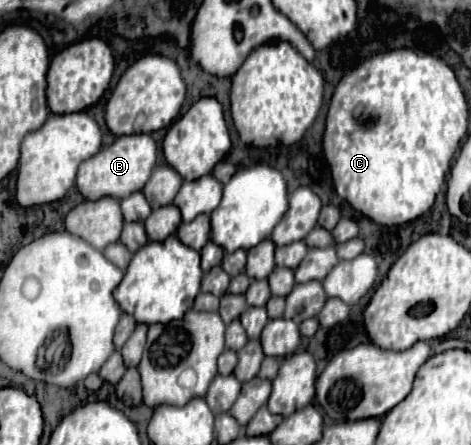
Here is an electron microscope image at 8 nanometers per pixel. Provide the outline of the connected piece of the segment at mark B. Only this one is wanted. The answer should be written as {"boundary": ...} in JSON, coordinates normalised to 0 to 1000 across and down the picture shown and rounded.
{"boundary":[[[282,301],[282,306],[253,306],[236,328],[214,333],[206,351],[193,351],[172,369],[163,387],[163,422],[185,449],[206,449],[206,440],[240,440],[261,449],[265,440],[304,427],[308,409],[333,360],[333,328],[316,301]]]}

